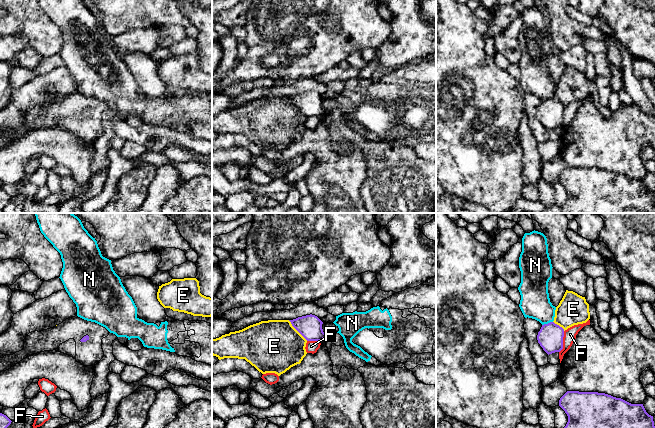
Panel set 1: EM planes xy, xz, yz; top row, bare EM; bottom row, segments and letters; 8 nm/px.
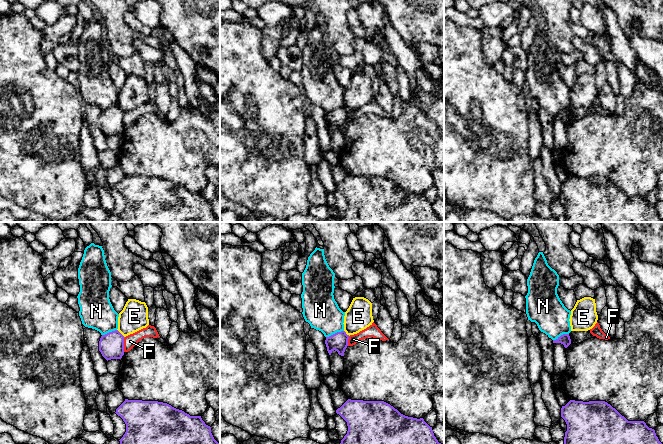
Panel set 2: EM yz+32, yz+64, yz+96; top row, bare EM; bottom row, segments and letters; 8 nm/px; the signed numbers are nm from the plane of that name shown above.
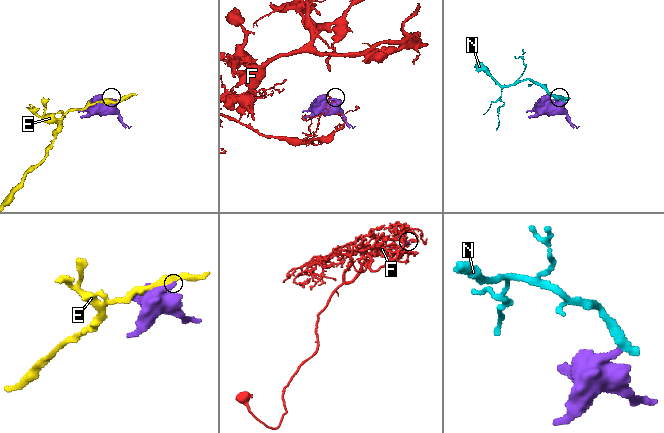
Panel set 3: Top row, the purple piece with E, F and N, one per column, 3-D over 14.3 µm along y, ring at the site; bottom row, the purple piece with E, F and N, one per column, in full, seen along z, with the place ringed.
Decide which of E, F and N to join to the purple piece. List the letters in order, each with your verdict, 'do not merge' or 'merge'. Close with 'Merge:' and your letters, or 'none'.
E: do not merge
F: do not merge
N: do not merge
Merge: none

